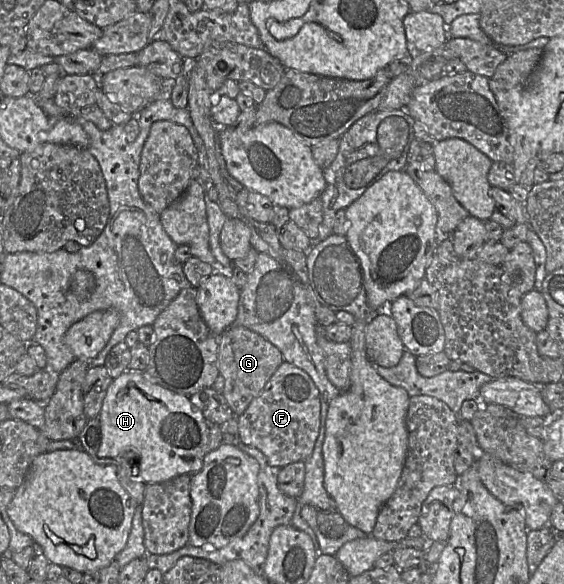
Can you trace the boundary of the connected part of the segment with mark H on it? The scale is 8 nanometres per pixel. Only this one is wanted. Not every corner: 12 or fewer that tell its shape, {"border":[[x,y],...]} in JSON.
{"border":[[143,371],[113,379],[97,458],[139,481],[201,470],[207,420]]}

